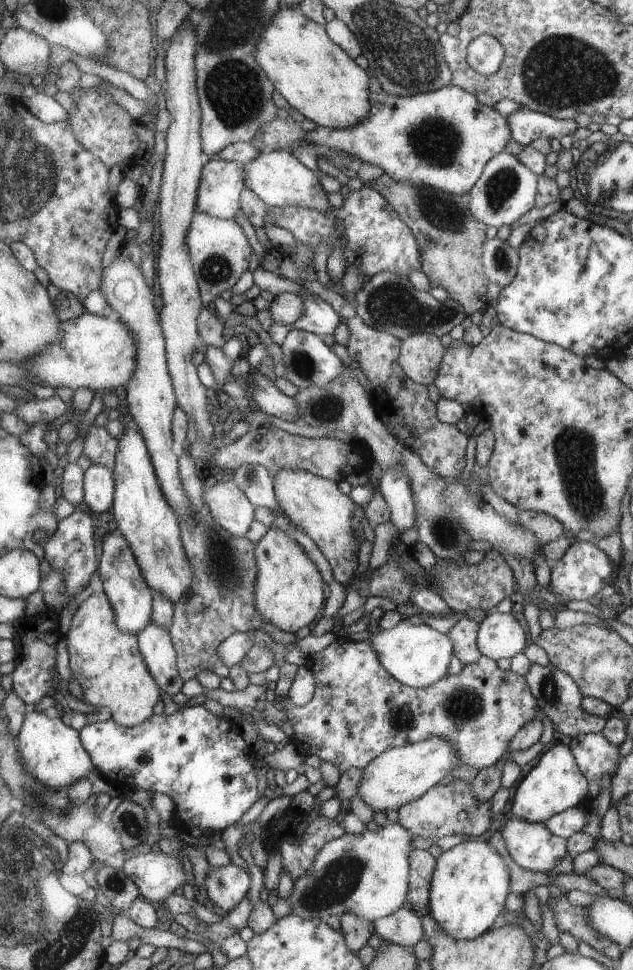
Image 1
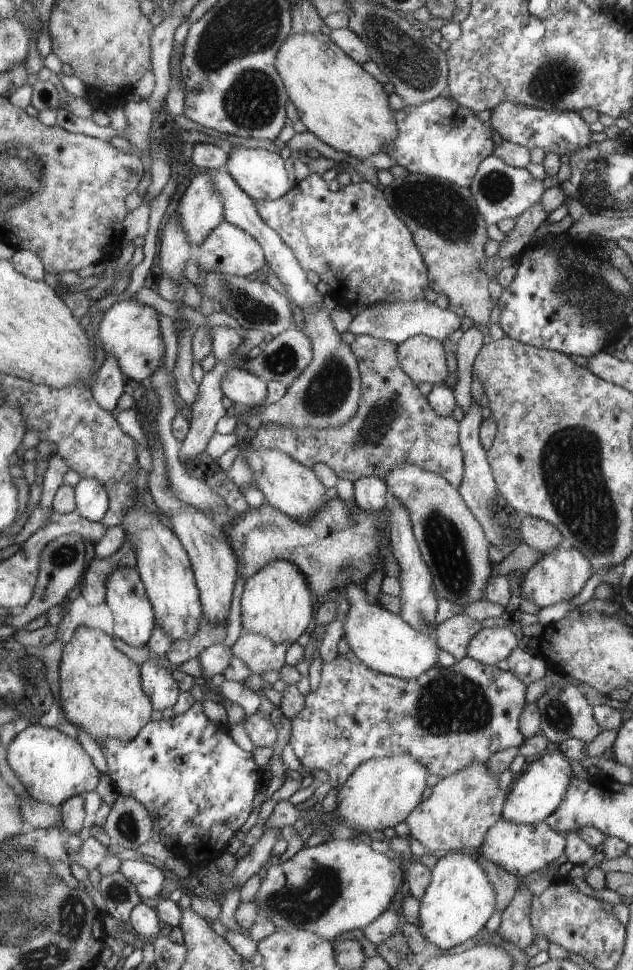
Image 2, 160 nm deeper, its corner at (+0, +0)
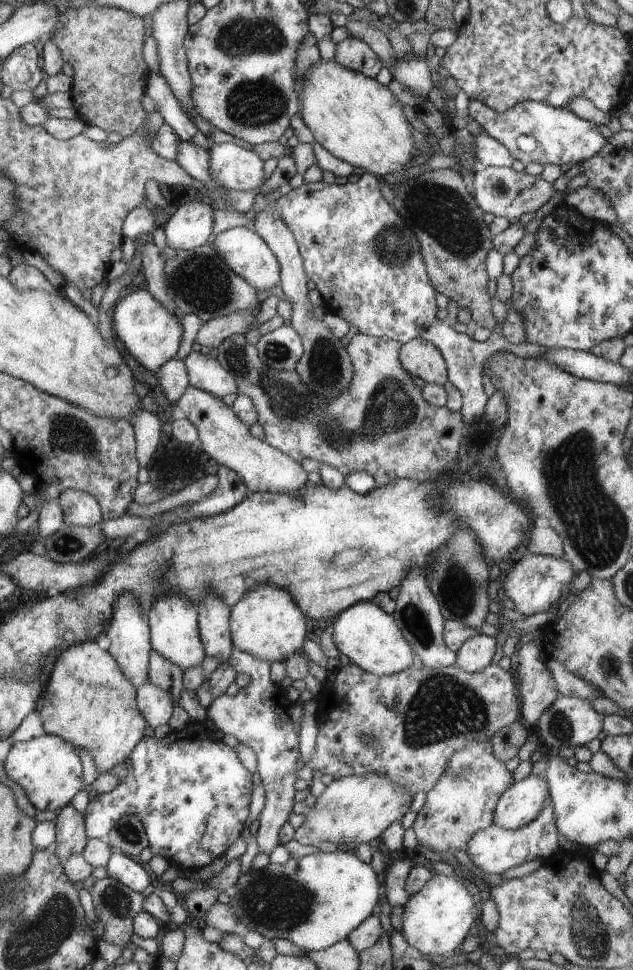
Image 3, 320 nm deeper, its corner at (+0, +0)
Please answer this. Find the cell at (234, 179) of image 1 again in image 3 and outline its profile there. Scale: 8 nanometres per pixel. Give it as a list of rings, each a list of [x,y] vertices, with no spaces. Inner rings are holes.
[[[195,199],[185,202],[172,213],[172,218],[164,224],[167,246],[194,249],[208,245],[213,233],[214,207]]]

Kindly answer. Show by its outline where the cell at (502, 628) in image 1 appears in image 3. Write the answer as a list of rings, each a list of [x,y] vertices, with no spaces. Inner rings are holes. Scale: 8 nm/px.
[[[476,634],[458,648],[458,652],[455,653],[455,666],[468,673],[479,672],[491,664],[496,652],[496,644],[496,638]]]

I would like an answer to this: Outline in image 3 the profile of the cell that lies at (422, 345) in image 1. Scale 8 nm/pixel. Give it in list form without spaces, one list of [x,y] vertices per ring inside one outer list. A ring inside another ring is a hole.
[[[413,339],[400,351],[401,364],[410,376],[421,378],[425,383],[443,386],[447,378],[447,365],[438,348],[429,341]]]

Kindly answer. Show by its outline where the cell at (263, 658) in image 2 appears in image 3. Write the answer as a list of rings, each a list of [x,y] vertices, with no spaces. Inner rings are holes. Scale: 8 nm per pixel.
[[[233,646],[228,658],[229,666],[232,666],[236,673],[248,674],[251,680],[250,686],[241,688],[236,696],[228,696],[224,694],[213,700],[212,704],[207,708],[208,719],[214,723],[214,726],[225,734],[232,734],[244,746],[251,748],[258,758],[258,774],[262,779],[262,784],[266,788],[266,804],[262,813],[259,815],[260,828],[256,836],[258,843],[258,851],[262,854],[270,854],[276,846],[278,846],[278,832],[280,828],[288,822],[288,816],[292,812],[294,806],[294,782],[296,782],[296,774],[300,770],[298,766],[298,732],[302,728],[302,720],[304,720],[304,704],[301,699],[296,702],[298,708],[282,708],[284,704],[278,704],[280,700],[274,700],[274,696],[278,694],[278,686],[268,677],[272,662],[268,660],[260,660],[248,652],[242,652],[240,648]]]

